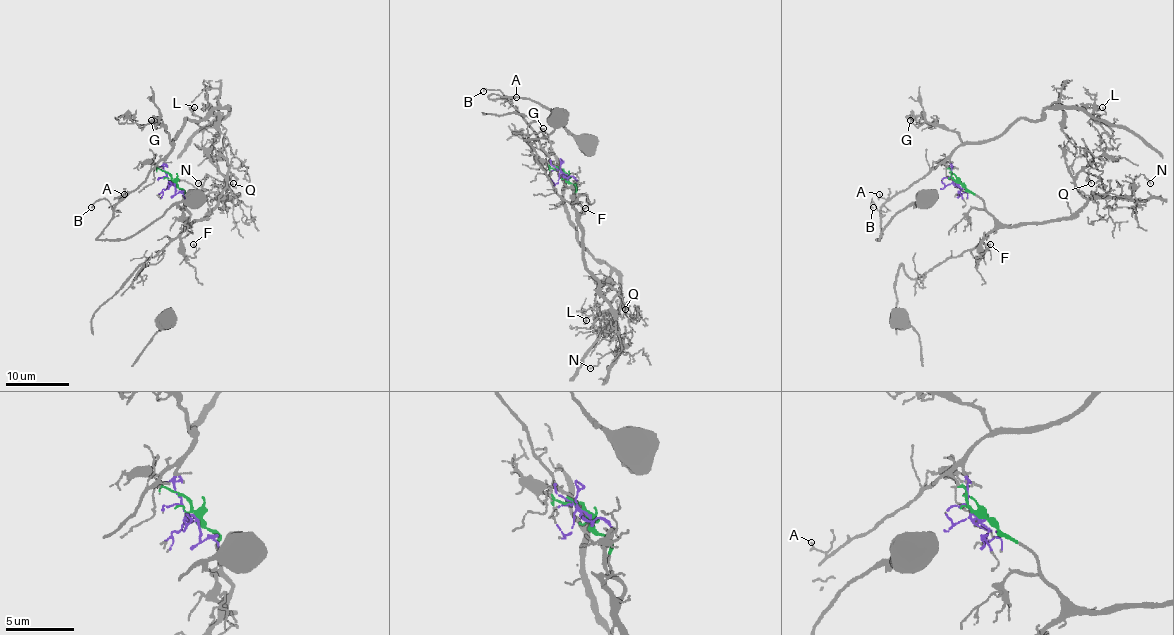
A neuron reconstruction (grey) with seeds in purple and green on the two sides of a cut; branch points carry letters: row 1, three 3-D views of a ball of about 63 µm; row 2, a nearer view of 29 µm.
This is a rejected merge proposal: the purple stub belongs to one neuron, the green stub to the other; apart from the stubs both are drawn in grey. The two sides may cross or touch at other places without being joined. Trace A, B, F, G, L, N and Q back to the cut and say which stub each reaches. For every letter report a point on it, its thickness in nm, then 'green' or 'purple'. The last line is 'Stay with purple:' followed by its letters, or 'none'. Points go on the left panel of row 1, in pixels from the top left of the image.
A: (124, 194) | 70 nm | purple
B: (91, 207) | 100 nm | purple
F: (193, 244) | 110 nm | green
G: (151, 120) | 110 nm | purple
L: (194, 107) | 70 nm | purple
N: (198, 183) | 90 nm | green
Q: (233, 183) | 80 nm | green
Stay with purple: A, B, G, L

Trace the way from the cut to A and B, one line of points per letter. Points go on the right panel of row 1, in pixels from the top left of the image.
A: (956, 182), (952, 177), (952, 164), (944, 159), (907, 188), (885, 199), (879, 194)
B: (956, 182), (952, 177), (952, 164), (944, 159), (896, 193), (879, 210), (872, 199), (872, 207)

